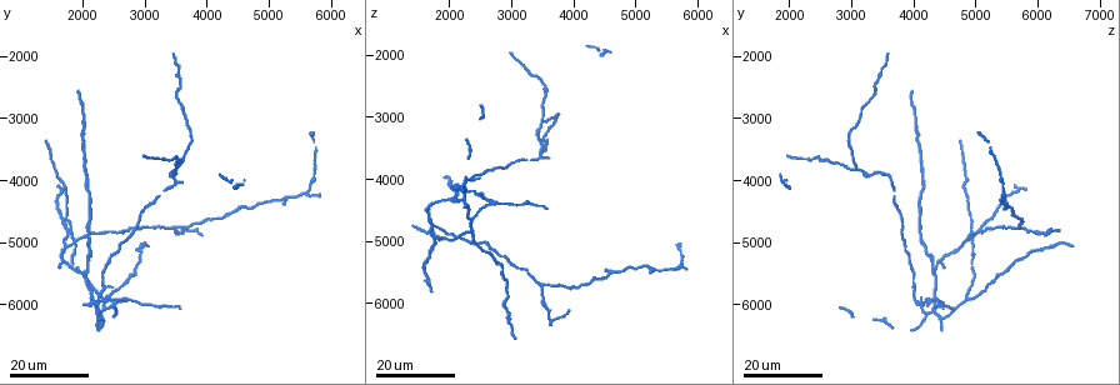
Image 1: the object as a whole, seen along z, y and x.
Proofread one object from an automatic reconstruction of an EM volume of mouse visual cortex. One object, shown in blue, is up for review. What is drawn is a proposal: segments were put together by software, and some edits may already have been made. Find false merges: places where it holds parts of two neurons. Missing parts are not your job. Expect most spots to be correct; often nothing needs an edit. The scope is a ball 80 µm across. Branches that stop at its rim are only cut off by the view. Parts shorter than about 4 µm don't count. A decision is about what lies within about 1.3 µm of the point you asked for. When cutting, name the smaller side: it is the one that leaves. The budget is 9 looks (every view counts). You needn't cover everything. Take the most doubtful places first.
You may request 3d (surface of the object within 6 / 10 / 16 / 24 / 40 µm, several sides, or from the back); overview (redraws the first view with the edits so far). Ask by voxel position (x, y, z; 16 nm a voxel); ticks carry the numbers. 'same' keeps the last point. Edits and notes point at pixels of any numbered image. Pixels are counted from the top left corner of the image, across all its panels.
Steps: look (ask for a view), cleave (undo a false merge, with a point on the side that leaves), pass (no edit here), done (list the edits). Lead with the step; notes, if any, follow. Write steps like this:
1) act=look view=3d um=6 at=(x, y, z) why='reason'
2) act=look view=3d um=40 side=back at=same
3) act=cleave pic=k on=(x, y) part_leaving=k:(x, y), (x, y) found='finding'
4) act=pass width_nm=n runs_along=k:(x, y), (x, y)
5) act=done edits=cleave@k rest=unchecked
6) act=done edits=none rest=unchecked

act=look view=3d um=16 at=(3650, 4750, 6250) why='two arms in line, one across'

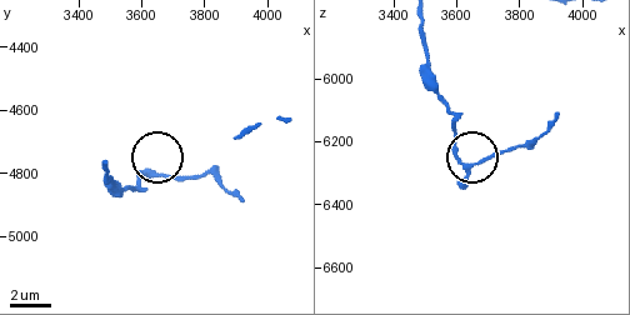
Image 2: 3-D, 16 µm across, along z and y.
act=look view=3d um=6 at=(3630, 4800, 6270) why='closer look'

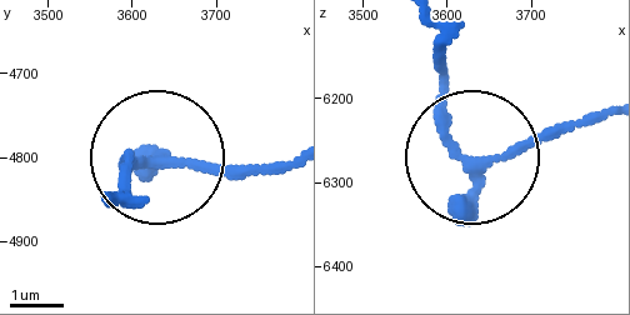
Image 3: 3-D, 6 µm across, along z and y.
act=pass arms=3 found='one neuron here'

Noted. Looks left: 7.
act=look view=3d um=24 at=(1750, 4950, 5000) why='four arms meet'

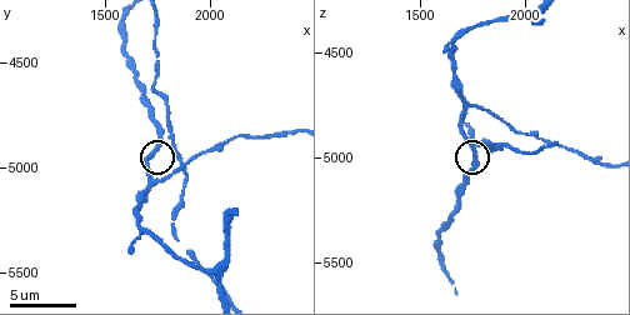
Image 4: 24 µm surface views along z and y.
act=look view=3d um=6 at=(1750, 4900, 4950) why='closer look'

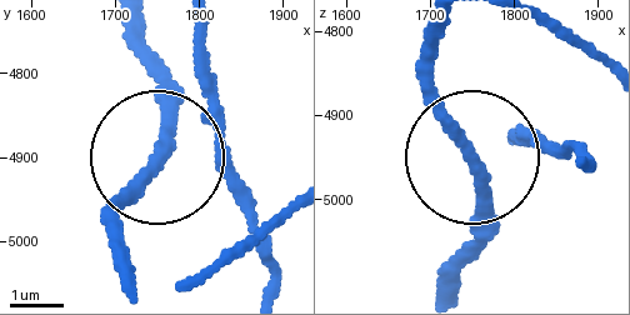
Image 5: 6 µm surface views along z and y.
act=pass width_nm=180 runs_along=5:(434, 26), (434, 106), (474, 165), (474, 250) found='all the same neuron'

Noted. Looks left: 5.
act=look view=3d um=24 at=(2700, 5900, 4350) why='branch point'

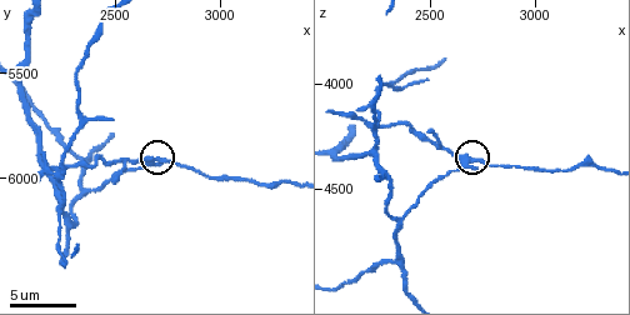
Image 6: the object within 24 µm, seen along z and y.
act=look view=3d um=6 at=(2650, 5910, 4340)

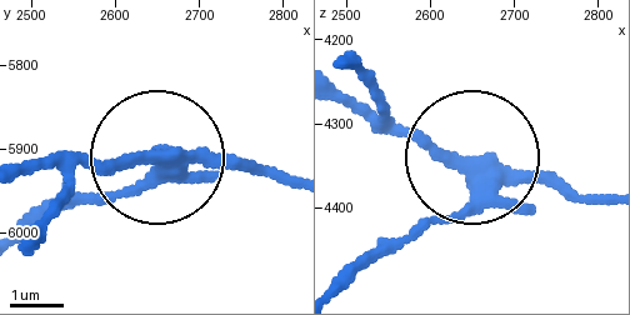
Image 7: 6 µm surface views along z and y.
act=cleave pic=7 on=(105, 174) part_leaving=7:(173, 158), (236, 158), (290, 184) found='a second neuron is stuck on'

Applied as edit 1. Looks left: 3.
act=look view=overview

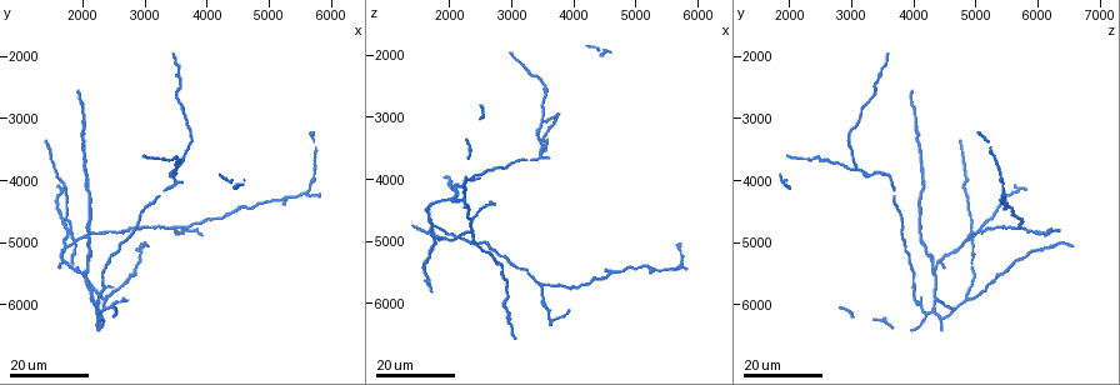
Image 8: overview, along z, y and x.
act=look view=3d um=16 at=(2350, 6050, 4650)

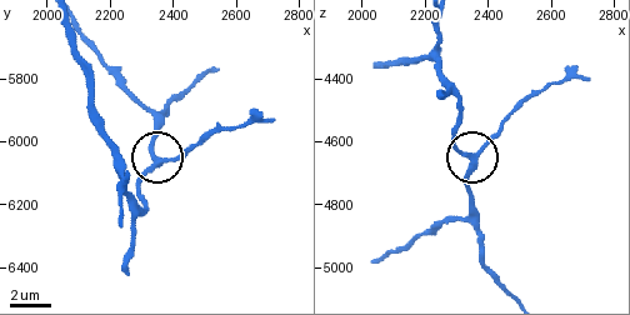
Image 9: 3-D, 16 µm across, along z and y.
act=look view=3d um=10 at=(2350, 6060, 4660) why='closer look'

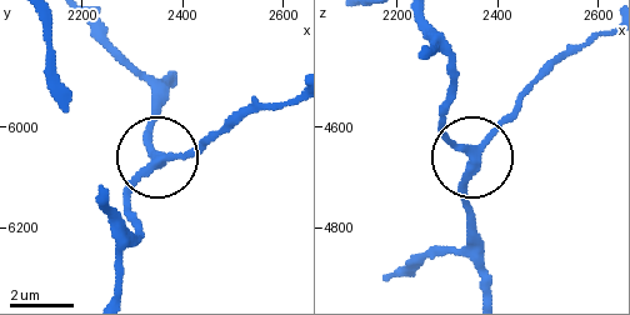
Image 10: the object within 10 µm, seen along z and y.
act=pass arms=3 runs_along=10:(103, 200), (138, 235), (130, 203), (138, 170), (224, 133) found='one neuron here'

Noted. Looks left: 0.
act=done edits=cleave@7 rest=unchecked

